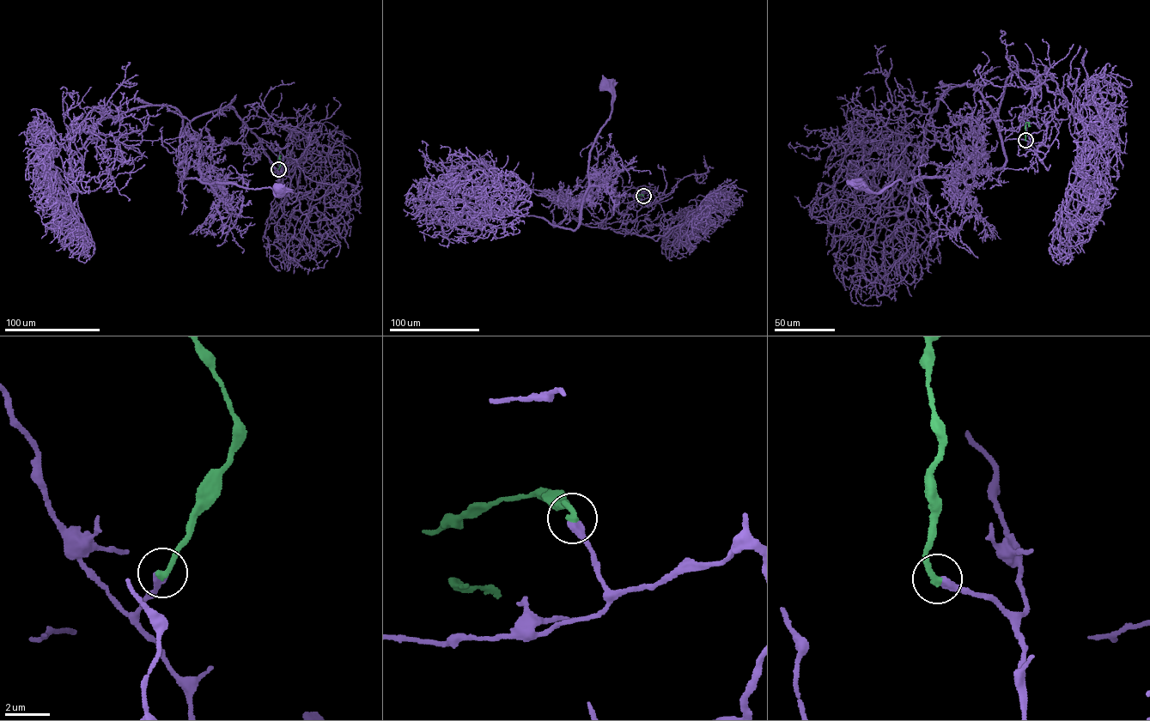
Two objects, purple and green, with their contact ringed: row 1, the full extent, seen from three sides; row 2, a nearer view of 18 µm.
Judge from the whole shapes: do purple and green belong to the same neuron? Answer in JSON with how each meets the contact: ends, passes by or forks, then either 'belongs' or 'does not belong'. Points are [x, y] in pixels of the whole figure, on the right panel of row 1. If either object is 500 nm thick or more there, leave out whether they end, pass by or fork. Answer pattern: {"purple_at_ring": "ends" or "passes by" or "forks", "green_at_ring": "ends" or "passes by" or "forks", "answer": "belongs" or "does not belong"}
{"purple_at_ring": "ends", "green_at_ring": "ends", "answer": "belongs"}

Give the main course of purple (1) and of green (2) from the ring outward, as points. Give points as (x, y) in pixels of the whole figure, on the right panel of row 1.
1: (1025, 140), (1036, 149), (1046, 113), (1067, 100), (1018, 70), (998, 107), (969, 124), (972, 173), (859, 184)
2: (1025, 140), (1025, 124), (1031, 126)

